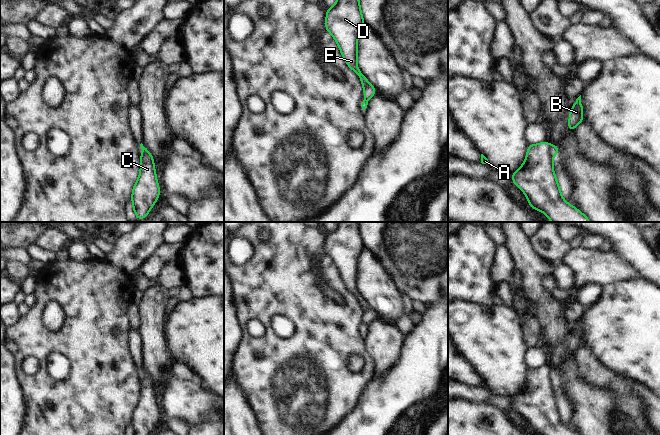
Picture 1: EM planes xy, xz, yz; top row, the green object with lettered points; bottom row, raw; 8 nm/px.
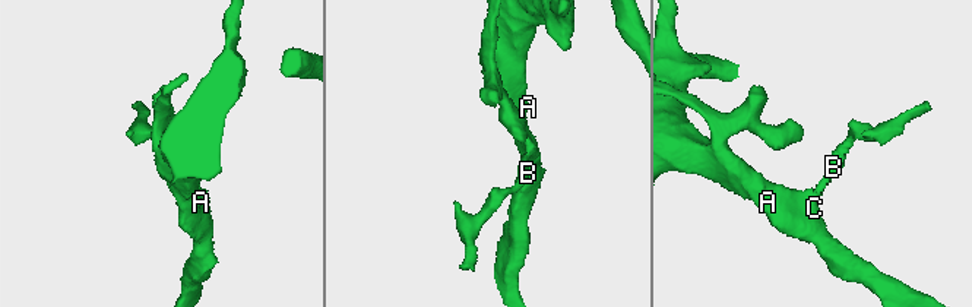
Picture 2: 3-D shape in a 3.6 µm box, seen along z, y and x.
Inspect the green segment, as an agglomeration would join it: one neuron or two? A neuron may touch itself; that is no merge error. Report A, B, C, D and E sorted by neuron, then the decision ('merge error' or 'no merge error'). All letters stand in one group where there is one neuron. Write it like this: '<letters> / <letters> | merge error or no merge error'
A C D E / B | merge error

